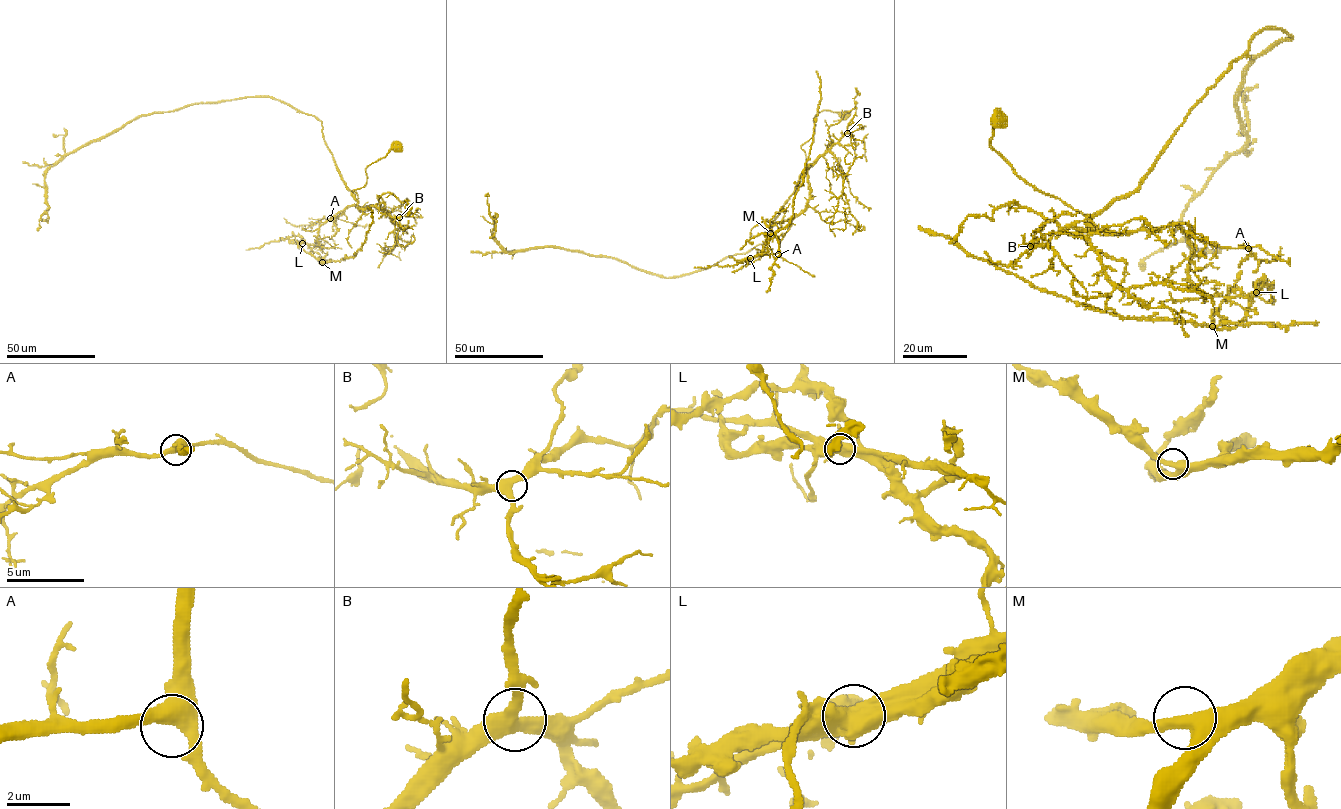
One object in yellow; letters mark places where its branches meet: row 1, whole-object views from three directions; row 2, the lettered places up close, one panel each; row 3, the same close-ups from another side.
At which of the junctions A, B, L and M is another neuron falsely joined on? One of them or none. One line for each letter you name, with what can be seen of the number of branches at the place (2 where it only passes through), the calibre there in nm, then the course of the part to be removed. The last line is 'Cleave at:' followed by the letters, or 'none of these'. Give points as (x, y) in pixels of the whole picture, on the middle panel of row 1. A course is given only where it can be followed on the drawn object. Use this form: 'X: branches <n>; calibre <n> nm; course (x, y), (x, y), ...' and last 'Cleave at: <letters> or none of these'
L: branches 3; calibre 550 nm; course (750, 258), (768, 252), (768, 239), (792, 216), (821, 97), (815, 71)
Cleave at: L

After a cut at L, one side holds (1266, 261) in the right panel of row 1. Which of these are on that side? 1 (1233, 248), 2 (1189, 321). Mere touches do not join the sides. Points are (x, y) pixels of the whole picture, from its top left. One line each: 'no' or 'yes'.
1: yes
2: no

